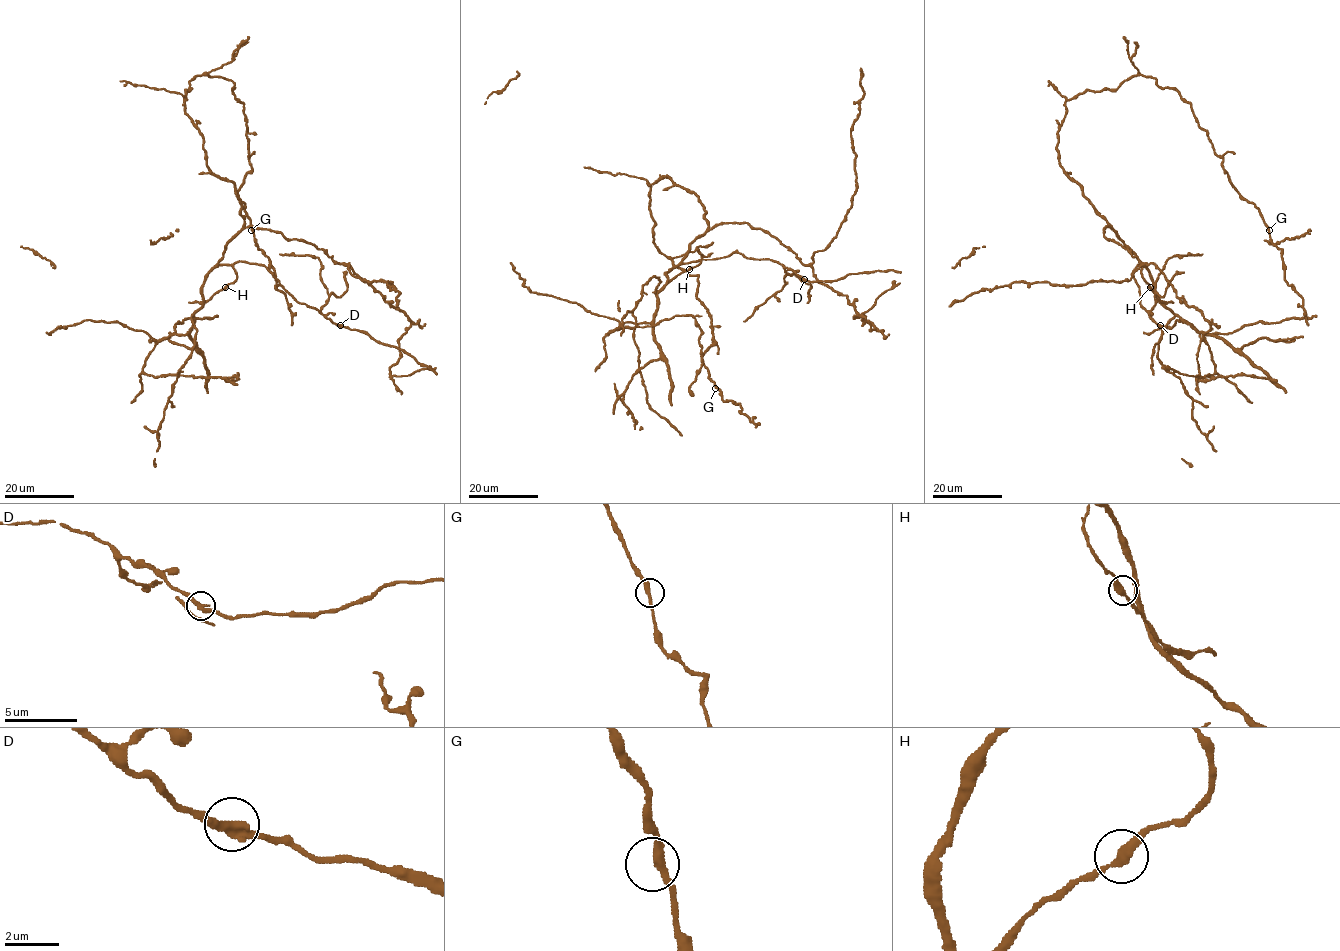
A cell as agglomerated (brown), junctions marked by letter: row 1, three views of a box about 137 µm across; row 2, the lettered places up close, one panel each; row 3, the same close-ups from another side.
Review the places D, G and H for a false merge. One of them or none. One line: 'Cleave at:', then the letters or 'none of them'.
Cleave at: none of them

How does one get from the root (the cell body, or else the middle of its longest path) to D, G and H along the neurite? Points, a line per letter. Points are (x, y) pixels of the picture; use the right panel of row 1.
D: (1090, 203), (1144, 264), (1140, 261), (1132, 276), (1139, 288), (1140, 304), (1160, 325)
G: (1090, 203), (1059, 162), (1065, 102), (1144, 75), (1191, 104), (1230, 183), (1269, 230)
H: (1090, 203), (1144, 264), (1142, 276), (1151, 287)

